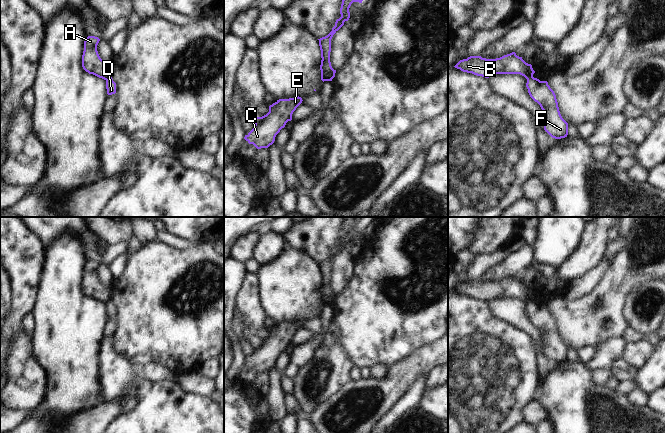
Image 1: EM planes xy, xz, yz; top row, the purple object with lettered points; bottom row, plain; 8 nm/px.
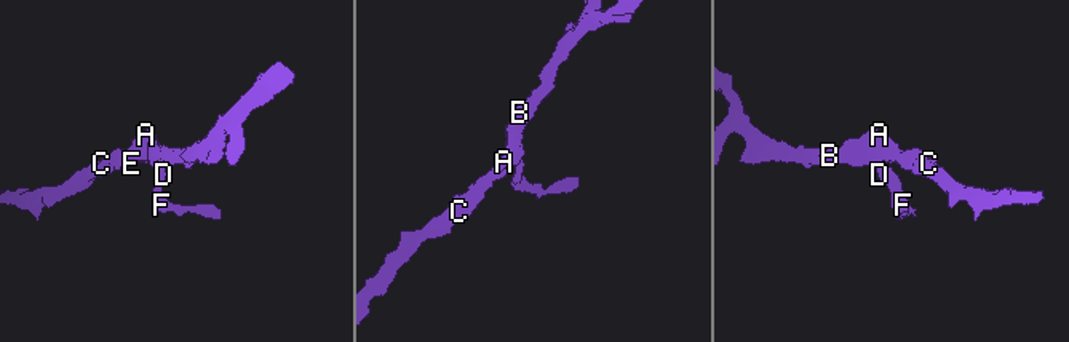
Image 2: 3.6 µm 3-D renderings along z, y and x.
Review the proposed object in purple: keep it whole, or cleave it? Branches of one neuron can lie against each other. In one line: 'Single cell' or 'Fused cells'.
Fused cells.

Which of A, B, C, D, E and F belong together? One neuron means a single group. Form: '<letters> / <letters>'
A B C E / D F

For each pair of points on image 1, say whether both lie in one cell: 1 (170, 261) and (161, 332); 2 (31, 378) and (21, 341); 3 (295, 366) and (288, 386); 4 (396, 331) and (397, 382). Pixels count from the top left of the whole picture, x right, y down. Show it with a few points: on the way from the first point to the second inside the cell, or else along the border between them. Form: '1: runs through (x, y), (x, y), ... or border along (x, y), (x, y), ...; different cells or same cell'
1: runs through (170, 279), (158, 298), (157, 304), (161, 314); same cell
2: runs through (22, 369), (21, 350); same cell
3: border along (283, 374), (292, 379); different cells
4: border along (417, 348), (388, 368); different cells

